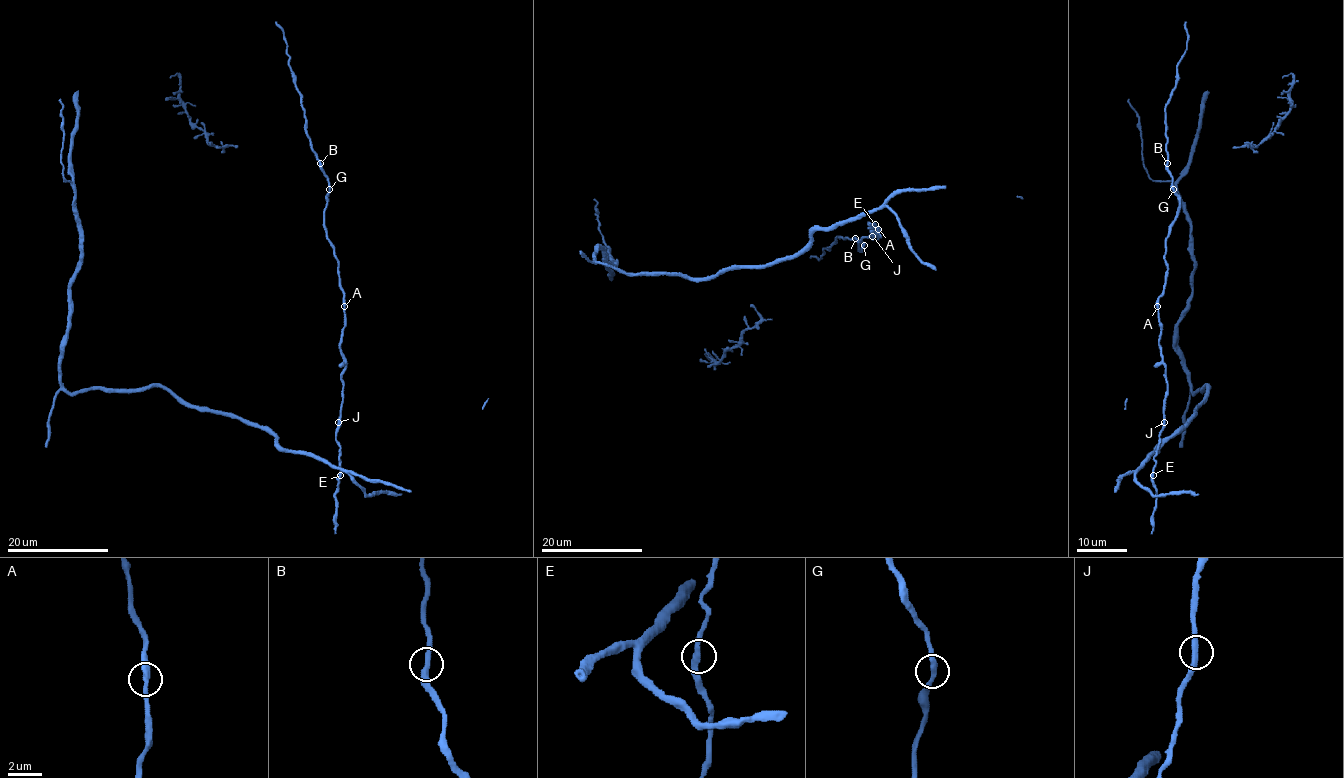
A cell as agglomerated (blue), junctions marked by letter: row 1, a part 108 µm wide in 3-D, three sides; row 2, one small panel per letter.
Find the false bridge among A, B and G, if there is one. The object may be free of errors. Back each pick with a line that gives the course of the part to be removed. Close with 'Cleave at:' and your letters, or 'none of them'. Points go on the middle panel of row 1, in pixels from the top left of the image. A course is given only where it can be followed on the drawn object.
A: foreign part runs (879, 228), (875, 231), (880, 236), (877, 238), (870, 231), (875, 224), (870, 227), (869, 222)
Cleave at: A

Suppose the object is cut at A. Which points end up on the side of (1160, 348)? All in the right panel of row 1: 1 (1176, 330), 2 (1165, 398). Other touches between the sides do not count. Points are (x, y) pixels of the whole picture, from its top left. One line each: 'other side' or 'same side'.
1: other side
2: same side

